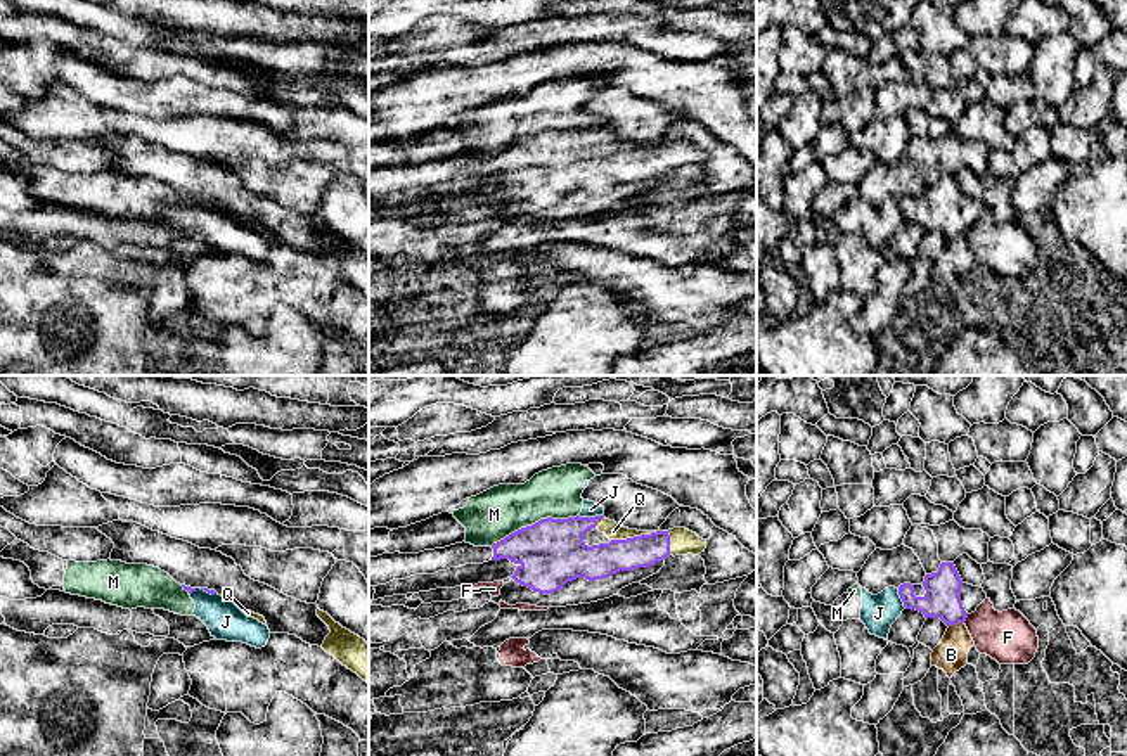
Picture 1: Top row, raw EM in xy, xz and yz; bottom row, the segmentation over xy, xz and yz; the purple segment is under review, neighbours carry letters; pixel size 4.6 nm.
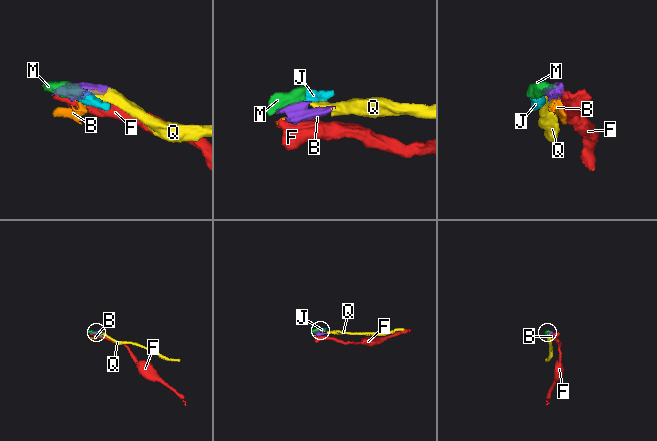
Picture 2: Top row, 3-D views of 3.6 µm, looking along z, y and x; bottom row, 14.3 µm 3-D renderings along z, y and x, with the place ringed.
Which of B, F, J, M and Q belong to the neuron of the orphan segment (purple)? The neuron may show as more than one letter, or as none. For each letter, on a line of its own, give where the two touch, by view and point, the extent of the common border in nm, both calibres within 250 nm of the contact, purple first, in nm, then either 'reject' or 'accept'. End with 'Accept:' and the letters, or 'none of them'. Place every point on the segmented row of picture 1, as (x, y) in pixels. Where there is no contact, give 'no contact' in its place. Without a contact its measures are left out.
B: contact yz (956, 623); length 80 nm; calibres 170 and 160 nm; reject
F: contact yz (966, 616); length 50 nm; calibres 170 and 240 nm; reject
J: contact xz (589, 518); length 110 nm; calibres 300 and 80 nm; reject
M: contact xz (535, 523); length 440 nm; calibres 300 and 240 nm; reject
Q: contact xz (631, 538); length 190 nm; calibres 160 and 80 nm; accept
Accept: Q

